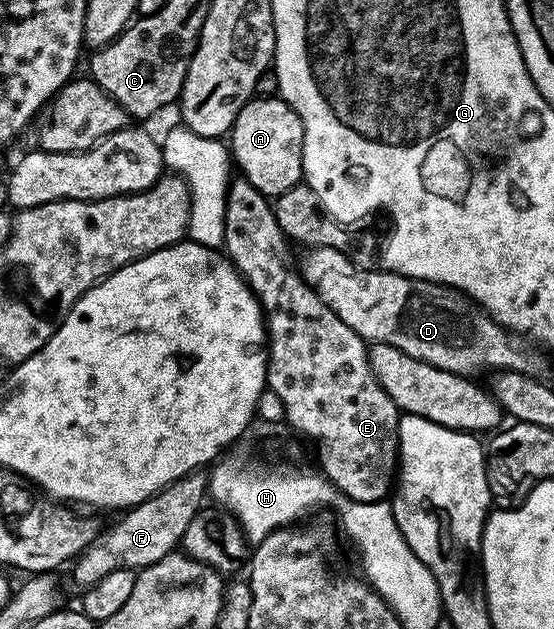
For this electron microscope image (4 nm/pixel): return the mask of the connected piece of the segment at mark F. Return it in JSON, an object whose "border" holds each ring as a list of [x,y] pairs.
{"border":[[[196,471],[186,477],[177,479],[167,485],[159,493],[133,509],[128,509],[111,530],[102,532],[95,542],[84,553],[79,554],[70,566],[71,577],[86,587],[97,583],[97,579],[105,579],[109,571],[118,569],[134,569],[136,571],[157,563],[157,559],[165,559],[165,555],[176,552],[180,548],[185,530],[199,510],[204,508],[209,497],[209,477],[206,472]]]}

